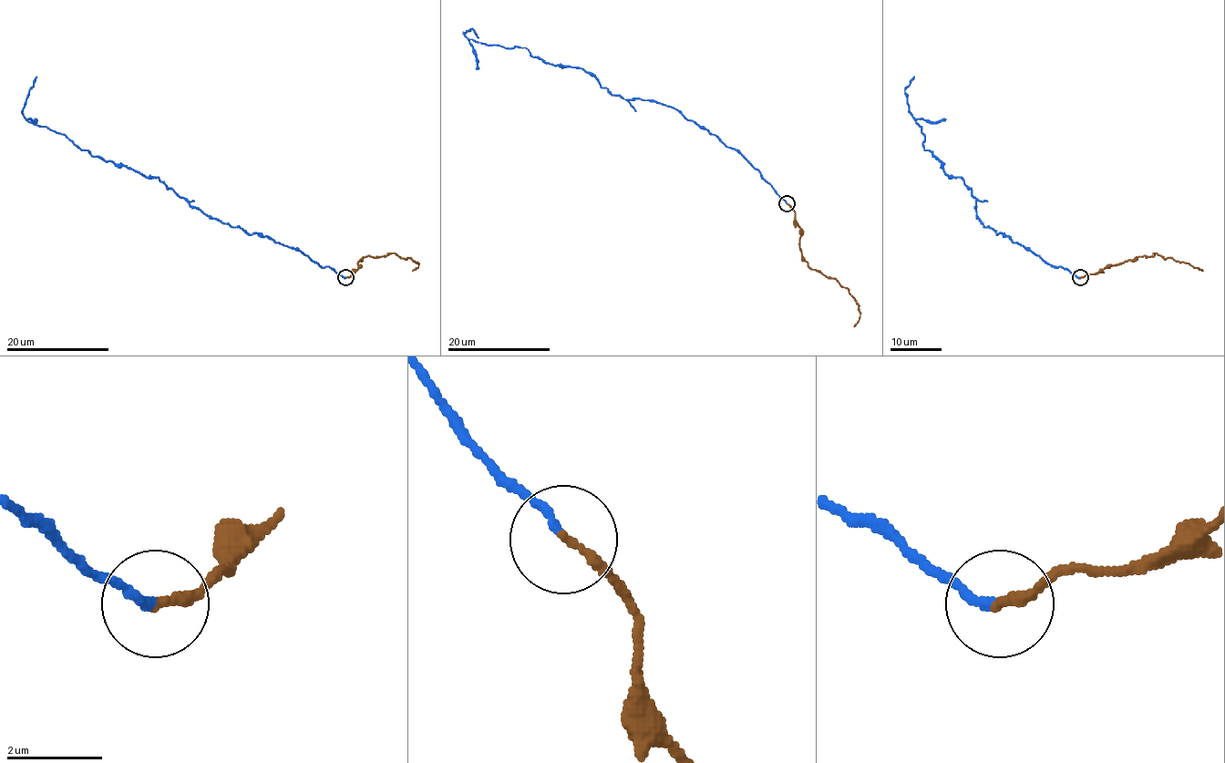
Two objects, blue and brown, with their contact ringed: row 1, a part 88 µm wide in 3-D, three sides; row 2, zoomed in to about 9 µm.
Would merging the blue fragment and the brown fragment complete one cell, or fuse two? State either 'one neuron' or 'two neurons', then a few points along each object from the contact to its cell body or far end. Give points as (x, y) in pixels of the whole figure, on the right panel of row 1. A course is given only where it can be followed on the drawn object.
two neurons | blue via (1080, 278), (978, 219), (972, 190), (924, 149), (905, 89), (914, 76) | brown via (1080, 278), (1154, 253), (1203, 270)

